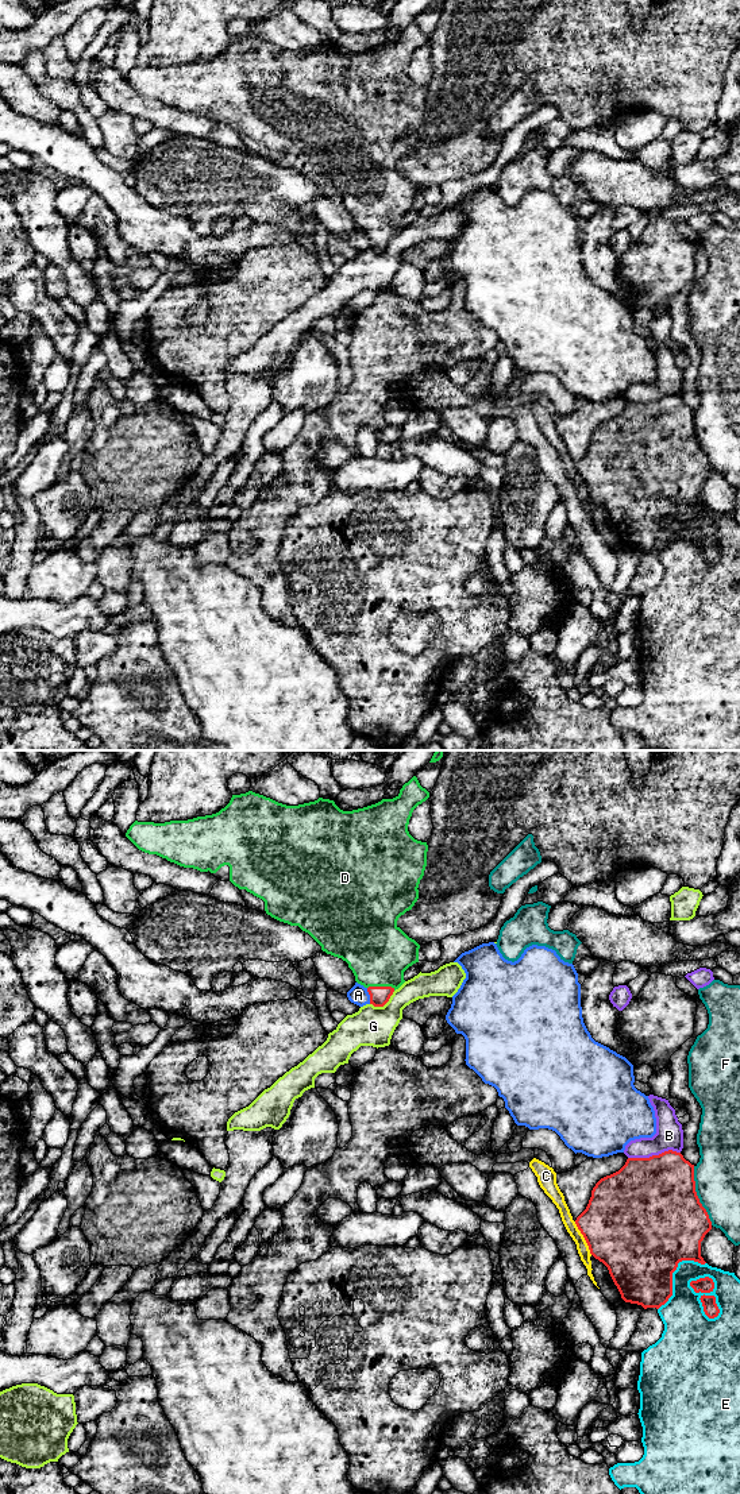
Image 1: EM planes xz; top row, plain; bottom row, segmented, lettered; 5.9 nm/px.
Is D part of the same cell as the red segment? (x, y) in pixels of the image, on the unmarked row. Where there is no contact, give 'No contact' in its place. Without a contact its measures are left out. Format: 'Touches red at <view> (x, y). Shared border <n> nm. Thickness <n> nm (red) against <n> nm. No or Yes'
Touches red at xz (381, 231). Shared border 170 nm. Thickness 110 nm (red) against 380 nm. Yes

